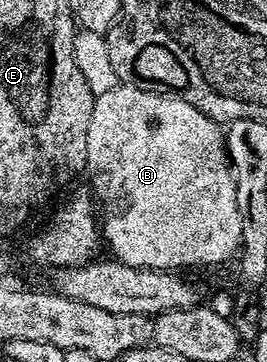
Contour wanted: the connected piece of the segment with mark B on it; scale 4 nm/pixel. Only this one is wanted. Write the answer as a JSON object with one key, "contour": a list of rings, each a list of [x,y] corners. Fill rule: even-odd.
{"contour":[[[117,85],[105,93],[95,96],[93,105],[93,117],[89,117],[89,129],[87,130],[87,170],[86,174],[91,175],[91,187],[94,198],[97,200],[98,210],[101,212],[101,239],[104,244],[111,246],[110,254],[119,262],[130,267],[147,267],[150,271],[174,271],[178,272],[179,267],[211,267],[214,263],[223,263],[231,254],[234,256],[240,250],[243,241],[243,230],[241,229],[241,213],[237,213],[237,189],[235,188],[235,179],[231,176],[231,168],[225,150],[225,135],[221,130],[220,124],[210,119],[205,113],[201,113],[193,105],[189,105],[183,99],[174,93],[160,93],[155,89],[144,89],[141,87],[129,87],[126,85]]]}

